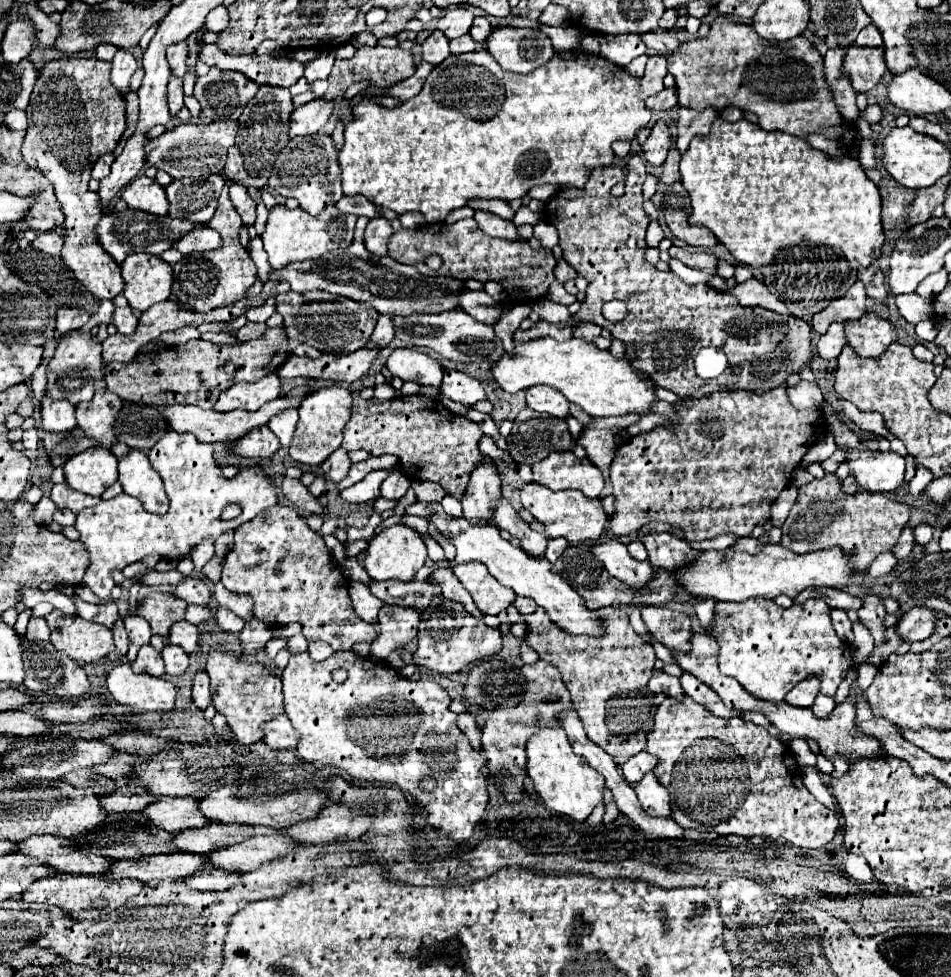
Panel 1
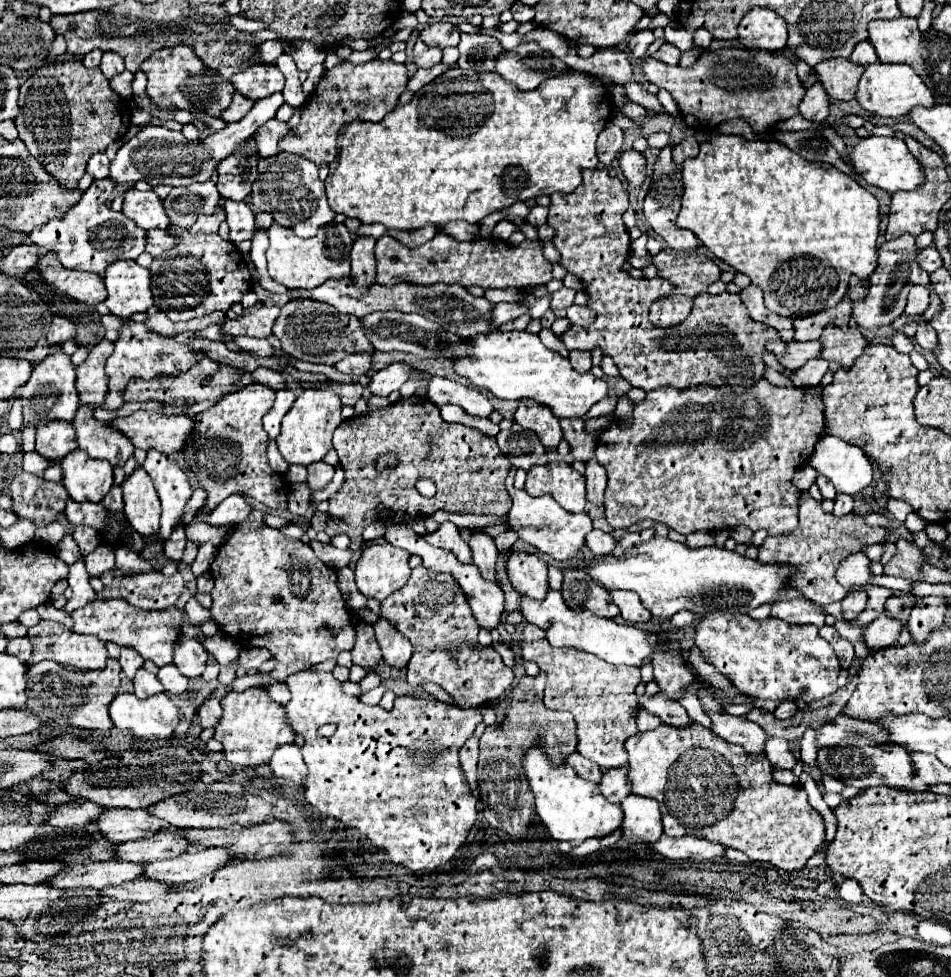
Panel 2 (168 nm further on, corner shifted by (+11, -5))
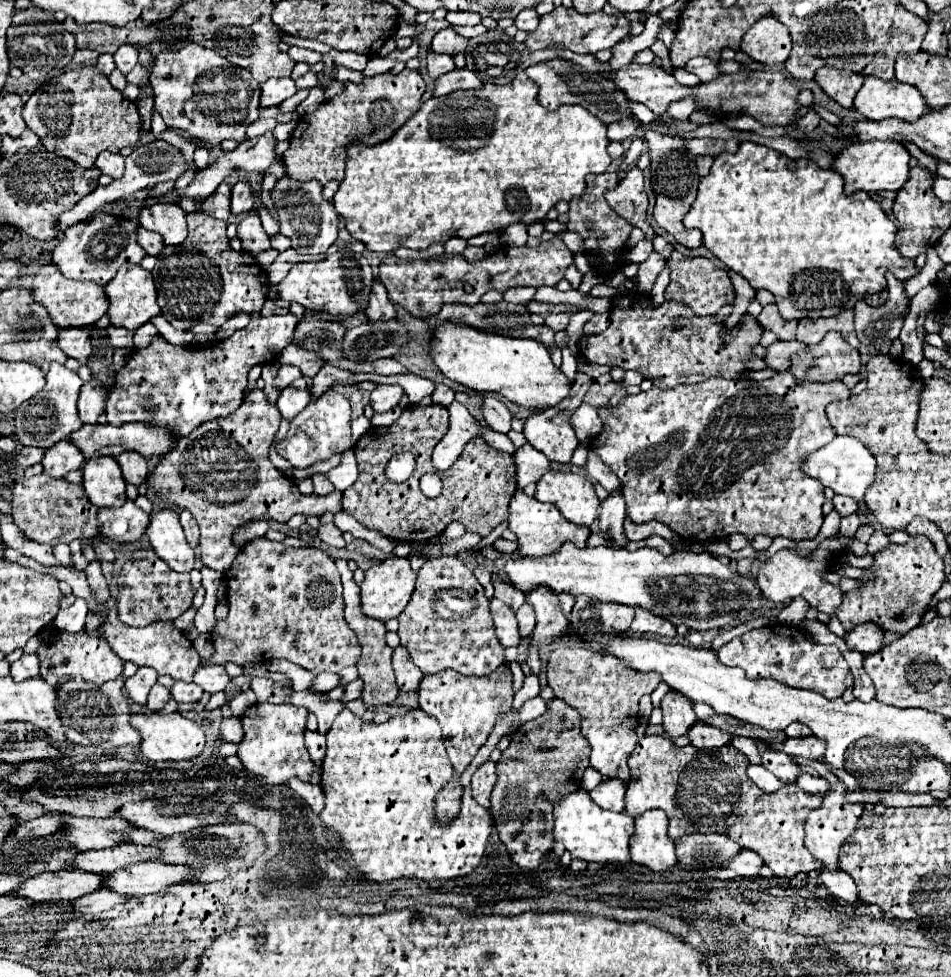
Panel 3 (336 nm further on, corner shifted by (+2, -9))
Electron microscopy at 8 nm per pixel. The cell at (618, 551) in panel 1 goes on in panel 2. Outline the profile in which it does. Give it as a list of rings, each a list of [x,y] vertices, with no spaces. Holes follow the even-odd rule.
[[[610,589],[608,591],[612,601],[620,607],[620,615],[624,621],[628,623],[648,623],[652,619],[652,615],[648,613],[648,609],[644,609],[640,597],[636,597],[636,593],[632,591],[616,591],[616,589]]]

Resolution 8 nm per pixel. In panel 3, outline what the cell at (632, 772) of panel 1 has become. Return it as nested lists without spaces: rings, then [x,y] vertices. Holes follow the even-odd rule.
[[[605,779],[601,785],[597,785],[593,791],[589,791],[589,797],[607,811],[625,811],[625,783],[617,779]]]

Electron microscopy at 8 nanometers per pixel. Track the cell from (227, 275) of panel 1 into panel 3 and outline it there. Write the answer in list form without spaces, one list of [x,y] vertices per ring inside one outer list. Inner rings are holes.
[[[189,213],[187,225],[187,239],[177,247],[163,247],[151,271],[157,281],[161,315],[175,329],[191,329],[197,323],[221,327],[235,313],[261,311],[269,291],[267,273],[255,263],[253,255],[237,253],[229,247],[225,221],[205,217],[203,213]]]

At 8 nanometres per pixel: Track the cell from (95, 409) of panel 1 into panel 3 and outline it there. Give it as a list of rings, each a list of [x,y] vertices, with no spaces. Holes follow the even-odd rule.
[[[127,451],[115,459],[119,461],[119,465],[123,469],[123,477],[127,483],[139,487],[147,479],[147,461],[143,455],[139,455],[135,451]]]

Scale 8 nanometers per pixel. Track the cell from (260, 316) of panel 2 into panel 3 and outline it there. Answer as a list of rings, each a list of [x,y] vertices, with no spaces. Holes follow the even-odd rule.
[[[293,313],[257,317],[257,319],[251,319],[247,329],[235,331],[233,337],[225,341],[219,341],[215,345],[195,345],[195,347],[171,345],[161,335],[157,335],[153,343],[147,345],[145,349],[135,349],[129,355],[127,365],[123,365],[117,371],[115,387],[109,391],[109,399],[105,407],[107,421],[113,425],[125,425],[125,423],[139,421],[145,425],[169,429],[171,433],[177,433],[177,437],[187,437],[201,423],[217,419],[217,417],[225,417],[243,403],[245,389],[247,389],[247,375],[251,367],[273,363],[277,355],[291,343],[295,325],[297,325],[297,319]]]

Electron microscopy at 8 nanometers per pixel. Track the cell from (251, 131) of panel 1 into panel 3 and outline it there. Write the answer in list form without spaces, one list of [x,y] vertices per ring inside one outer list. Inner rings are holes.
[[[239,181],[233,185],[233,193],[231,193],[231,213],[239,215],[239,213],[249,213],[249,211],[253,211],[251,185],[245,181]]]

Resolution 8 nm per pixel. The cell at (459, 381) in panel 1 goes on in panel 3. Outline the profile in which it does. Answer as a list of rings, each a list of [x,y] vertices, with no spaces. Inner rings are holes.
[[[485,397],[483,399],[483,419],[485,423],[499,433],[509,433],[511,431],[511,411],[495,397]]]

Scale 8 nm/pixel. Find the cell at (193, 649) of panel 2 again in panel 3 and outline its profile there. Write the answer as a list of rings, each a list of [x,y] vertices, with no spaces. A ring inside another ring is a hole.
[[[205,665],[205,667],[199,667],[197,673],[195,673],[195,679],[193,679],[203,691],[207,693],[219,693],[219,691],[225,691],[227,689],[227,683],[231,681],[225,667],[219,667],[219,665]]]

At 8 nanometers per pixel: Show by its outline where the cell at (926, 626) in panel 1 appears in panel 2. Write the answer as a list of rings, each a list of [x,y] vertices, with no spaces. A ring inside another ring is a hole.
[[[880,615],[868,627],[864,627],[864,641],[874,651],[884,649],[884,647],[890,647],[890,645],[894,645],[898,641],[902,627],[904,625],[898,619]]]

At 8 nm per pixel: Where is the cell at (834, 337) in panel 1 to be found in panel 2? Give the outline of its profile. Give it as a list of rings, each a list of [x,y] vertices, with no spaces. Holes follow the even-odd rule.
[[[810,341],[810,343],[788,343],[786,349],[786,357],[780,359],[780,363],[784,363],[784,367],[788,369],[798,369],[804,365],[806,359],[818,359],[820,357],[820,343],[818,341]]]

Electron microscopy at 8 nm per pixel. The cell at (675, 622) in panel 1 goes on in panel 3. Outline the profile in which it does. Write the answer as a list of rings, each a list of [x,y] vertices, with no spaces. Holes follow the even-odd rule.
[[[669,691],[661,701],[663,711],[663,729],[671,737],[681,737],[697,721],[697,715],[691,707],[691,701],[677,691]]]

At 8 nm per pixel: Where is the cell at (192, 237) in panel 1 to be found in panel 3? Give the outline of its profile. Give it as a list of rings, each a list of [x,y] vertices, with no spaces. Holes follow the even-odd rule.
[[[139,227],[139,231],[137,231],[137,243],[147,251],[147,255],[157,255],[159,253],[159,249],[163,247],[163,239],[161,239],[161,235],[157,235],[157,233],[153,233],[153,231],[149,231],[149,229],[143,229],[143,227]]]

